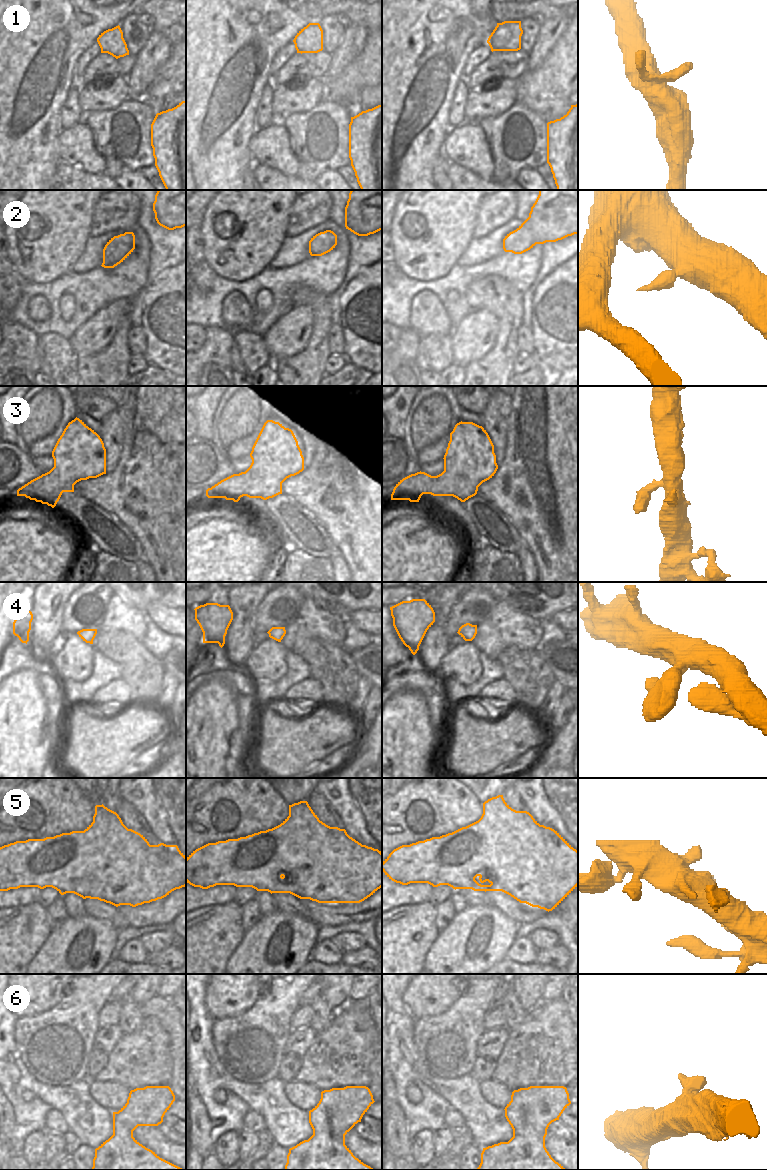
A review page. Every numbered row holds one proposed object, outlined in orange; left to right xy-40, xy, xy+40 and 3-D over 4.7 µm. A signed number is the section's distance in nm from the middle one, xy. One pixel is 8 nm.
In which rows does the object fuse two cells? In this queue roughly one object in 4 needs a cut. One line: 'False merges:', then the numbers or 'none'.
False merges: none.

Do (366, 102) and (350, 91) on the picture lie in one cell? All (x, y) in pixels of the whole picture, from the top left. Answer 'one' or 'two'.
two

